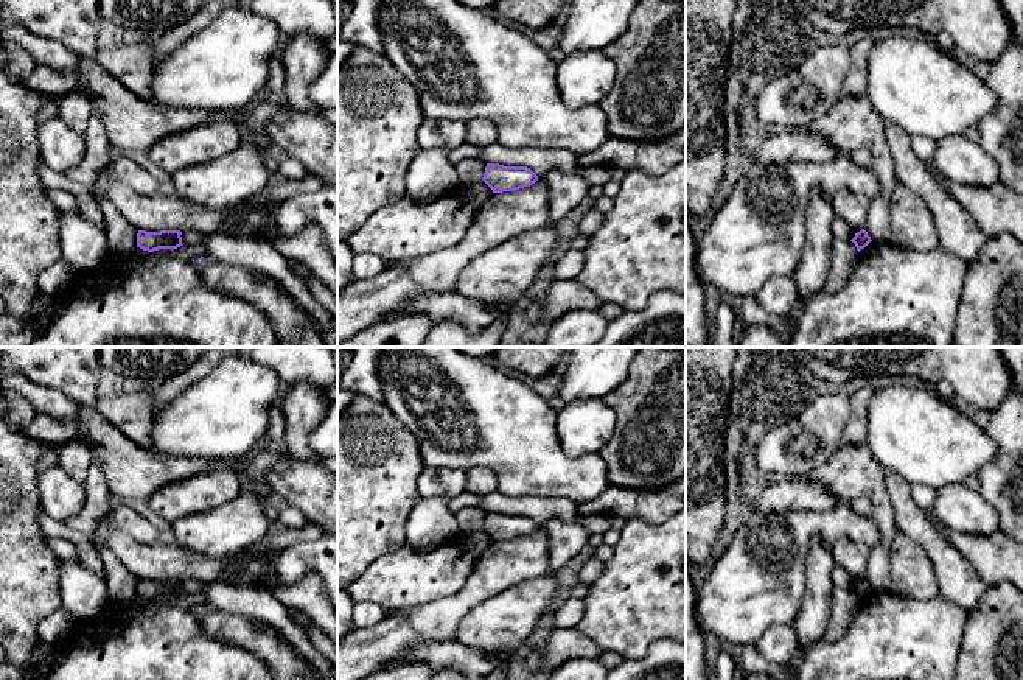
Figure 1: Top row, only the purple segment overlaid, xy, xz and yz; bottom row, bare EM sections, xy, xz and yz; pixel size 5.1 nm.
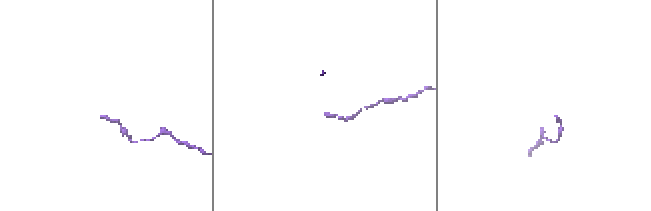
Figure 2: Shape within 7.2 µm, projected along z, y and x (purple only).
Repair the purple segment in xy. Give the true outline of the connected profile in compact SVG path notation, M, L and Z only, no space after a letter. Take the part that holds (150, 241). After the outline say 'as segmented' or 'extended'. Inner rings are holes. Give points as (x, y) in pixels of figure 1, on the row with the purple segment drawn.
M138 230L137 233L137 247L154 252L159 249L177 249L182 244L180 230L160 230L160 232L146 232Z; as segmented

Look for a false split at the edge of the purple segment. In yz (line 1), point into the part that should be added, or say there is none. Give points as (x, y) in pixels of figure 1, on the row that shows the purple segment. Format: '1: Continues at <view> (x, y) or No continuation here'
1: No continuation here

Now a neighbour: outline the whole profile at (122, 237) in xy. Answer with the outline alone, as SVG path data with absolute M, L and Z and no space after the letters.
M96 199L96 204L101 210L101 215L106 221L107 229L107 244L110 251L127 254L137 247L137 233L135 229L117 209L117 205L109 199Z

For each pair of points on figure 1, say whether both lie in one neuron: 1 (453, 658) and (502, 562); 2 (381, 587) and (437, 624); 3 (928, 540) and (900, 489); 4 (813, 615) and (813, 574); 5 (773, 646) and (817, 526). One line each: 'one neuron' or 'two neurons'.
1: two neurons
2: two neurons
3: one neuron
4: one neuron
5: two neurons

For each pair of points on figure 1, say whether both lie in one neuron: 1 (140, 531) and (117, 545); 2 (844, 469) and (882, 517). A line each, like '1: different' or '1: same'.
1: different
2: same

